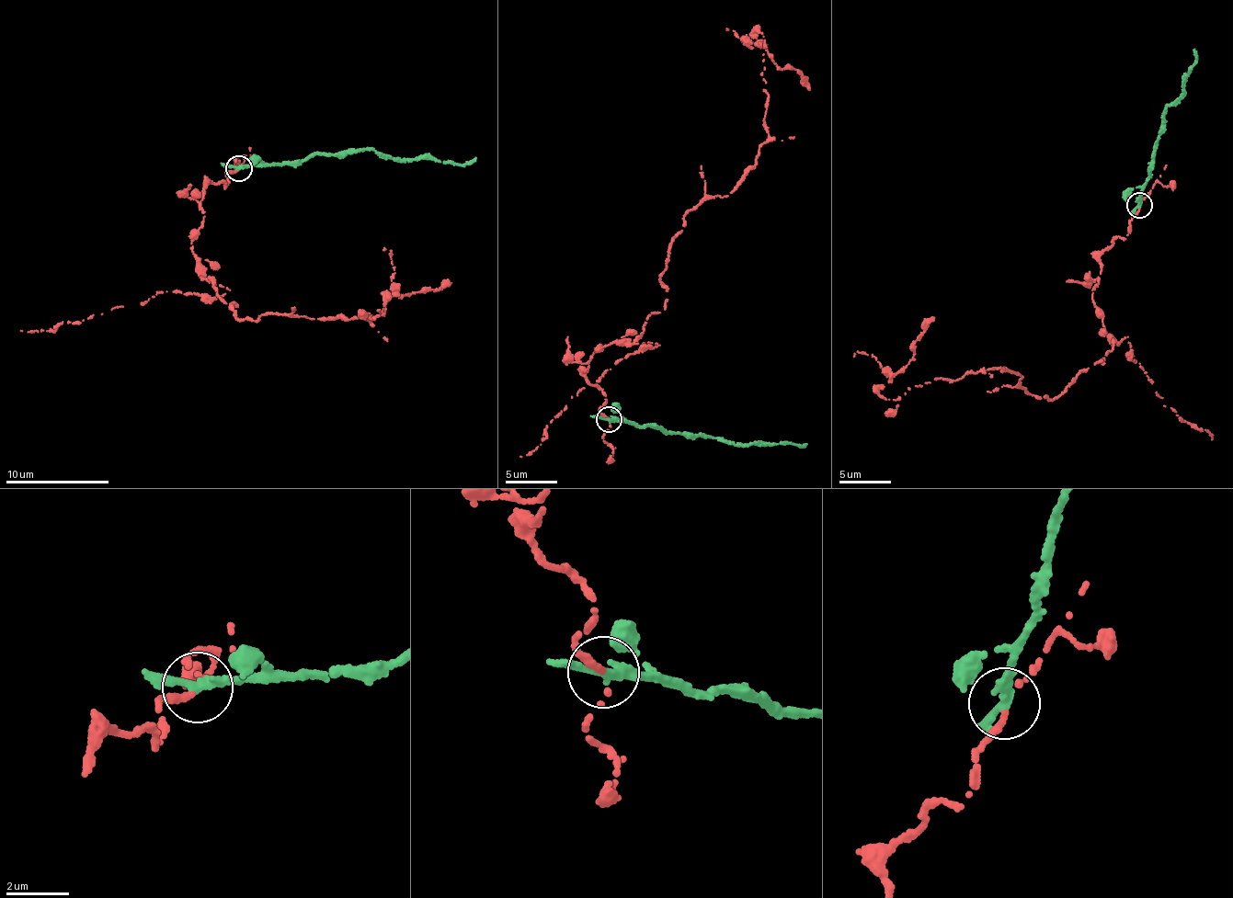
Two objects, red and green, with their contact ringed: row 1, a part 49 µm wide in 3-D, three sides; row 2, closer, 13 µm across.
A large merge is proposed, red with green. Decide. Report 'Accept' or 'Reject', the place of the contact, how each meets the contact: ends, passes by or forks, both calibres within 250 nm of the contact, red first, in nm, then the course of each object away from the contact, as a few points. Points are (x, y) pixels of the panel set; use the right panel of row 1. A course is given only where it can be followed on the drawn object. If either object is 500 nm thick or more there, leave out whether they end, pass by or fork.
Reject. Place: (1139, 205). At the ring red ends. At the ring green passes by. Thickness 260 nm (red) against 280 nm. Course of red: (1138, 207), (1101, 254), (1092, 303), (1117, 343), (1056, 397), (1001, 367), (879, 393), (933, 318). Course of green: (1138, 204), (1153, 165), (1155, 142), (1166, 126), (1164, 109), (1185, 92), (1183, 82), (1196, 60), (1193, 50)

